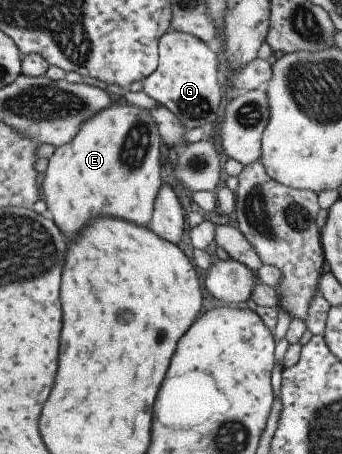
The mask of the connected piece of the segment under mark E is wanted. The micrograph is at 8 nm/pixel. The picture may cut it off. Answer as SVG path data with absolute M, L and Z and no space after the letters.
M115 98L107 108L99 110L91 118L87 116L77 128L77 134L73 134L67 144L54 148L53 154L47 158L41 190L46 210L51 212L51 220L65 234L65 238L75 240L85 228L87 220L97 216L121 218L137 226L148 226L155 194L162 184L160 160L165 150L158 131L149 110L127 103L124 99Z

